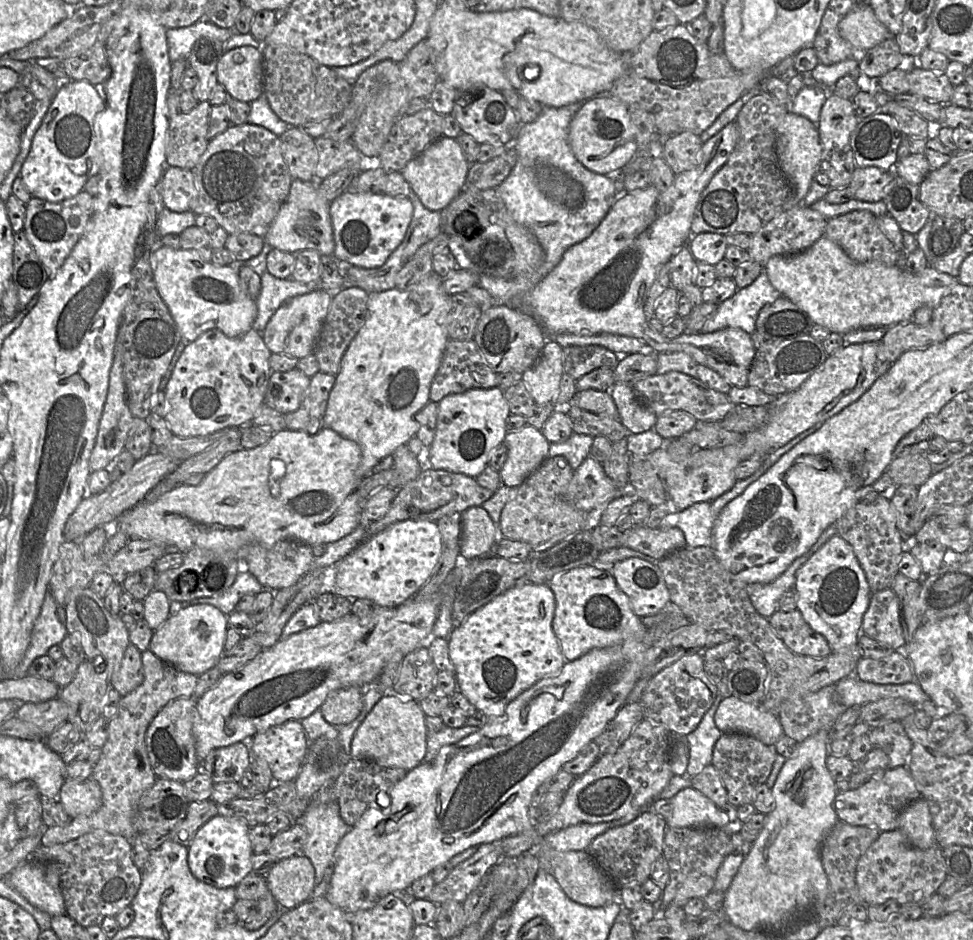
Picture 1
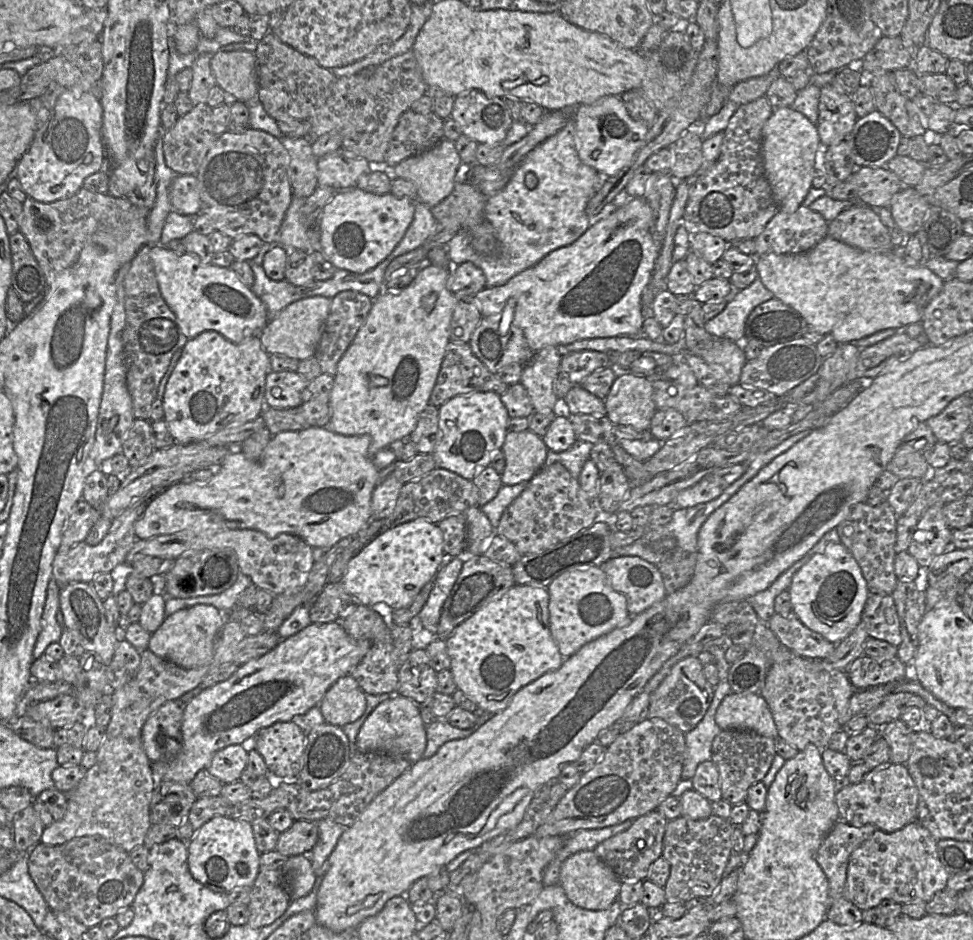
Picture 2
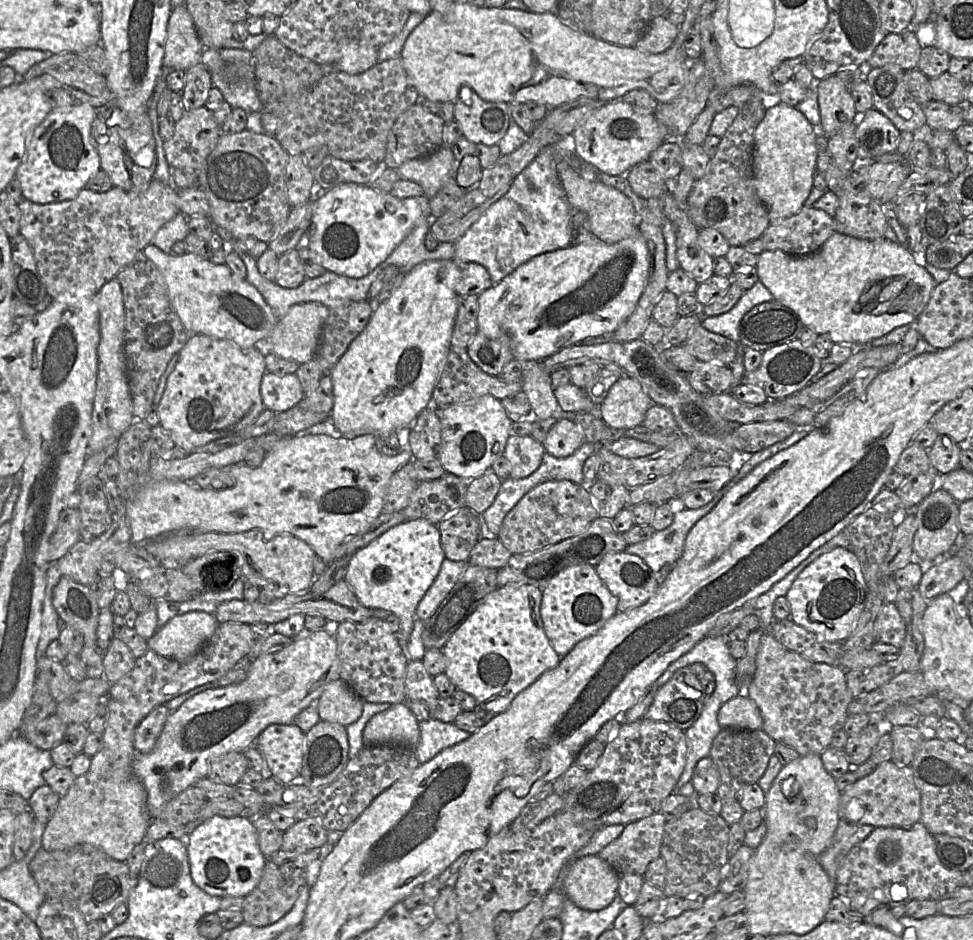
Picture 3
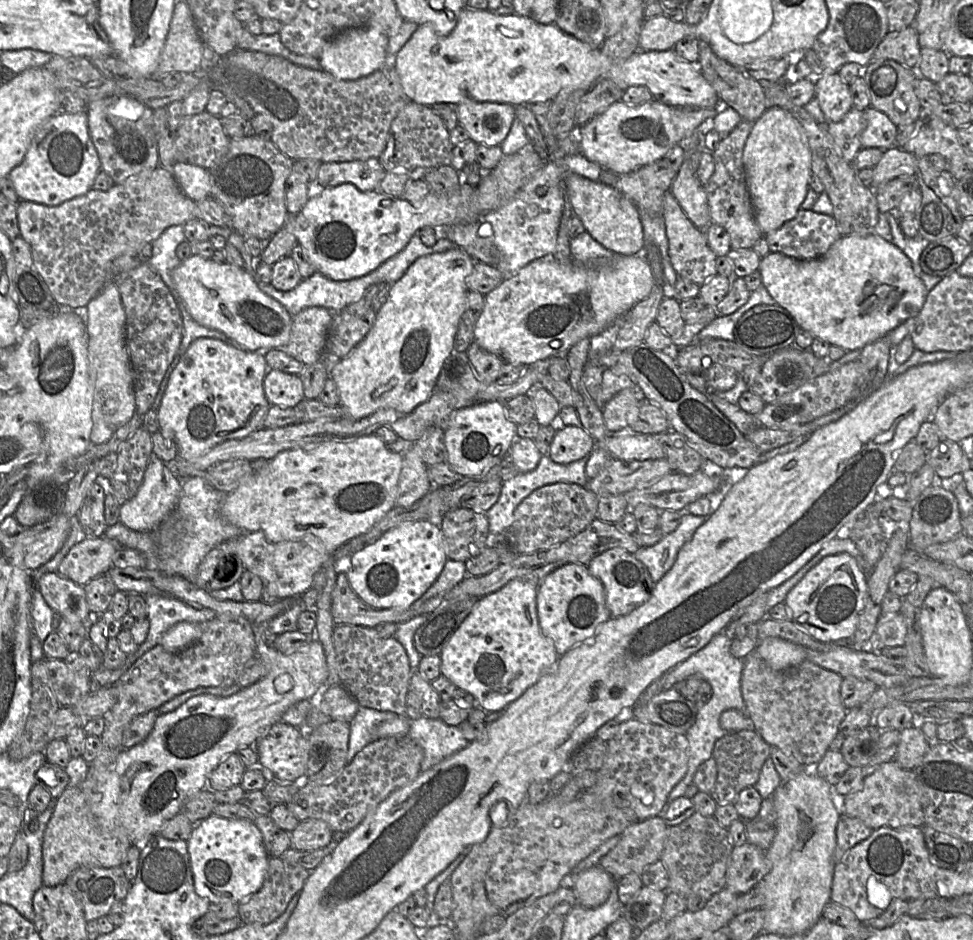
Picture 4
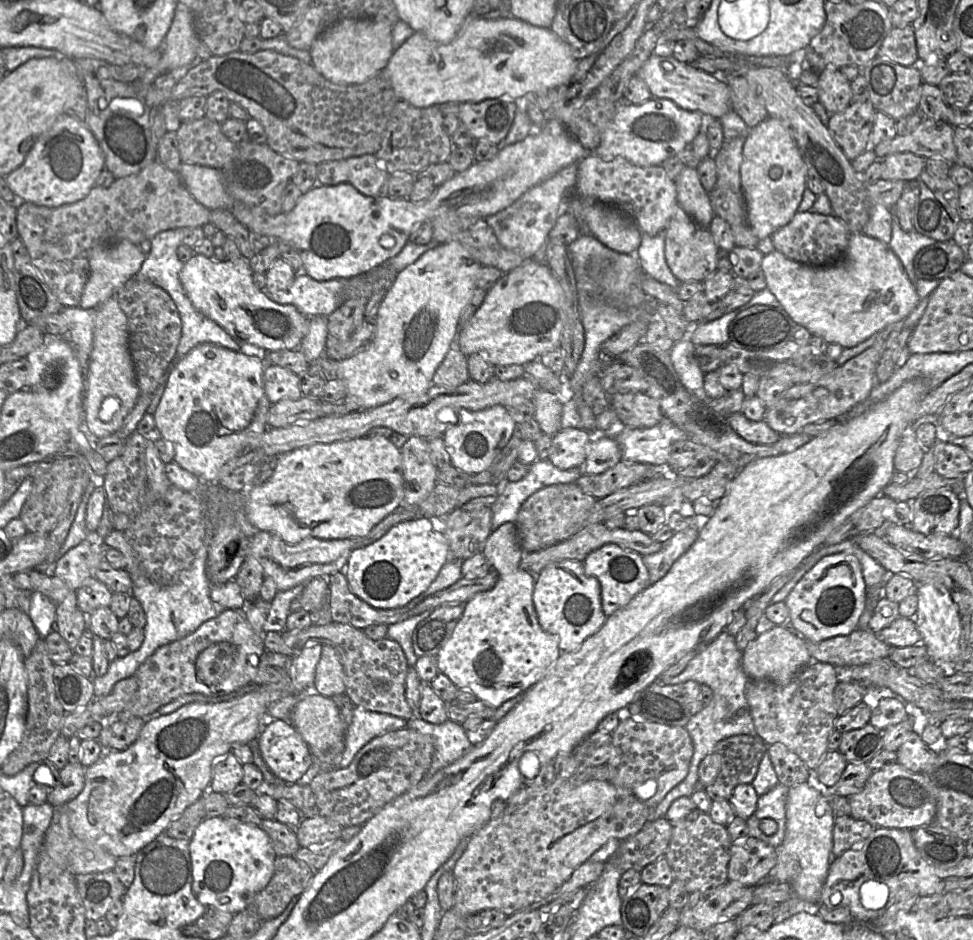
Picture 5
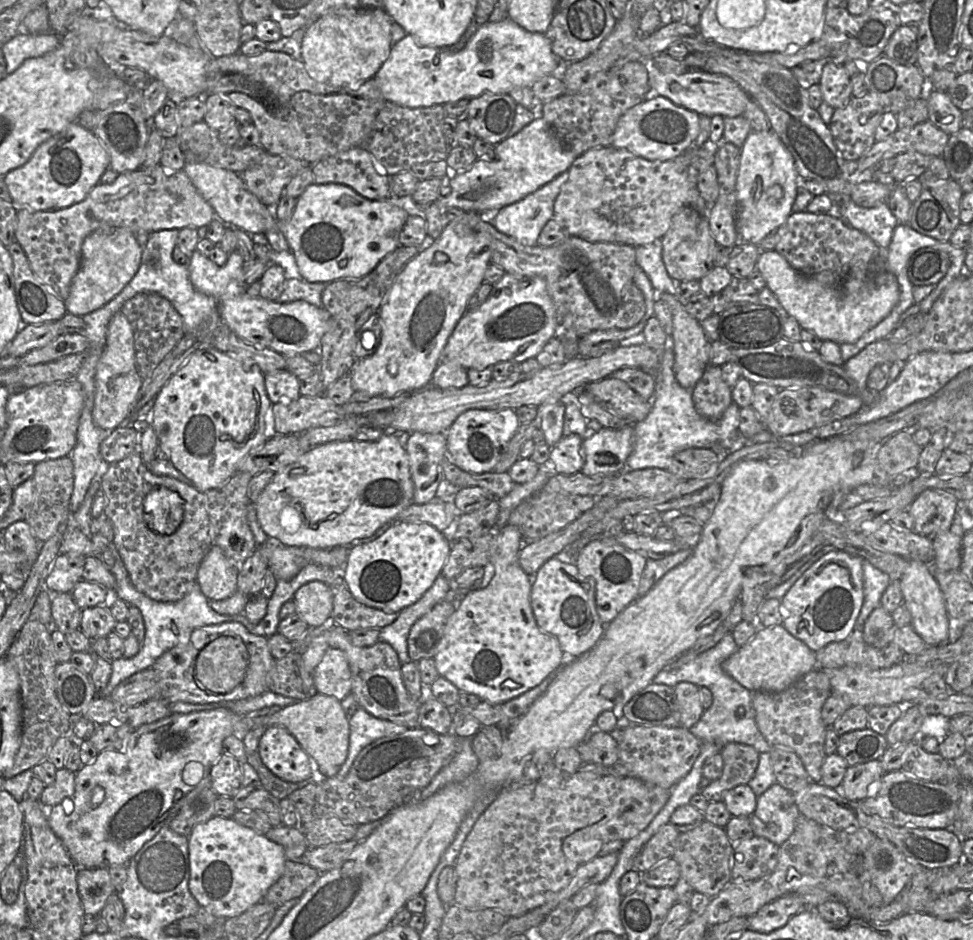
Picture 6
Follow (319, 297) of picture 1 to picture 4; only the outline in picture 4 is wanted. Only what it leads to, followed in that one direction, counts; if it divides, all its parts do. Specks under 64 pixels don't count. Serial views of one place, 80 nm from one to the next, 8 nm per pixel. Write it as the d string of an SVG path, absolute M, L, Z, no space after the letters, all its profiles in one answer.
M308 307L292 316L289 342L277 349L306 365L316 363L324 348L333 313Z

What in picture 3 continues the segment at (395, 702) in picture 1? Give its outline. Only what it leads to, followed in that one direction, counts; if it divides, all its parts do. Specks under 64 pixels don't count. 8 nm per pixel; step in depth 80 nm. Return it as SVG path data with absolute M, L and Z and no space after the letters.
M407 702L375 714L363 729L364 746L392 744L414 749L419 740L419 722Z

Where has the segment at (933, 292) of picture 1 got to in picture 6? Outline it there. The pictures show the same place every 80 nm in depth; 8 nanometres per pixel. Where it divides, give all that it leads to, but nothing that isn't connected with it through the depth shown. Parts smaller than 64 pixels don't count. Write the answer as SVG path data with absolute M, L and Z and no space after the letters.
M775 250L760 252L757 269L787 315L794 317L801 328L814 332L823 341L831 340L838 344L856 342L866 331L882 321L899 301L897 278L888 270L871 279L846 278L841 285L828 285L814 276L797 272Z

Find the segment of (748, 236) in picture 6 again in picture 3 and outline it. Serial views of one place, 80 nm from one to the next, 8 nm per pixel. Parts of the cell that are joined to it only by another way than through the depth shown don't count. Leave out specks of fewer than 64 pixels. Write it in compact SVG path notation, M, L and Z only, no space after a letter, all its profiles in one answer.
M771 101L754 133L755 188L768 210L769 223L780 222L802 209L811 189L819 151L819 131L796 108Z

